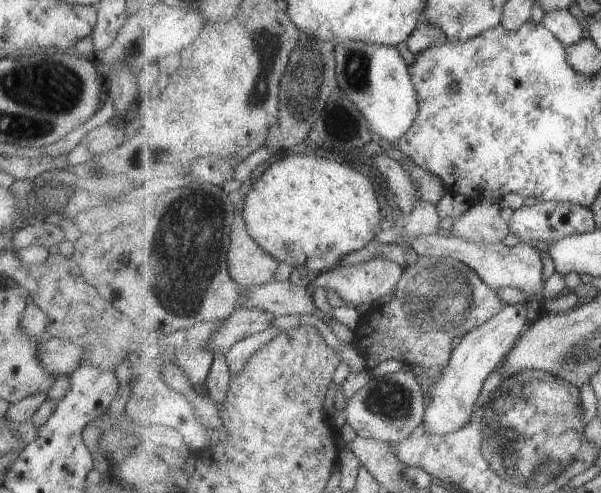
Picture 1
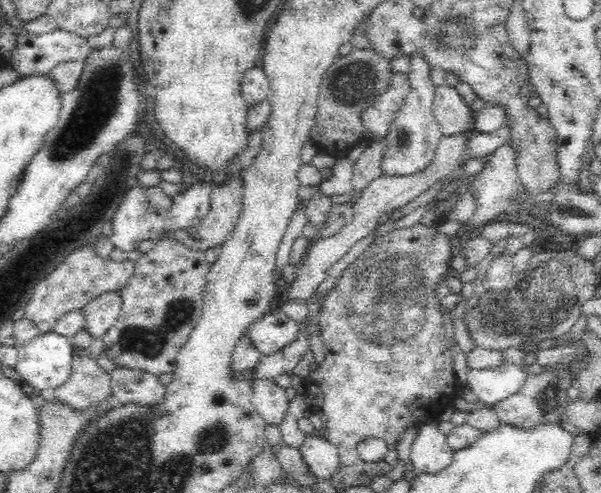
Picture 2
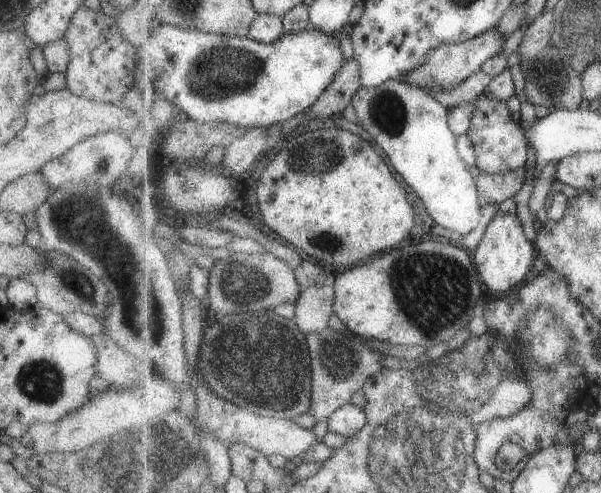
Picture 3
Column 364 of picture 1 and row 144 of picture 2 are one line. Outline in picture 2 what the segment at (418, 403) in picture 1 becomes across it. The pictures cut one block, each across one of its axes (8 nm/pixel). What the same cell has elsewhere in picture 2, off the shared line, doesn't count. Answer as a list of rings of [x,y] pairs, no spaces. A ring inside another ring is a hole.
[[[414,51],[410,56],[410,68],[408,68],[408,80],[411,91],[406,97],[406,102],[390,124],[386,134],[388,146],[382,158],[382,174],[390,176],[406,176],[416,174],[424,170],[433,159],[437,145],[442,138],[438,121],[432,113],[434,84],[430,79],[430,63],[422,51]]]

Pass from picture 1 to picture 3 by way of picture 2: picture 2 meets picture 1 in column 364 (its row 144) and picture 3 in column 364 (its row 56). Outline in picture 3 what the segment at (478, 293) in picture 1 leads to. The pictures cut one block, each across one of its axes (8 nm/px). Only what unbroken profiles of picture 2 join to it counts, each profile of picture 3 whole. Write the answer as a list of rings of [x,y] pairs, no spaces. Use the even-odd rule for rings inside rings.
[[[342,324],[342,331],[339,332],[339,329],[329,328],[327,327],[323,332],[320,333],[311,333],[306,335],[308,340],[308,345],[310,348],[310,355],[312,358],[312,373],[313,373],[313,382],[312,382],[312,405],[307,413],[311,414],[315,418],[315,422],[319,420],[323,420],[323,418],[329,418],[333,412],[337,409],[340,409],[343,405],[349,404],[351,400],[353,400],[353,396],[363,390],[365,383],[368,381],[368,378],[371,378],[374,374],[377,374],[381,369],[383,369],[383,364],[381,364],[381,360],[383,360],[384,355],[377,352],[377,350],[373,350],[369,344],[367,344],[367,340],[365,337],[354,333],[349,327],[345,324]]]

